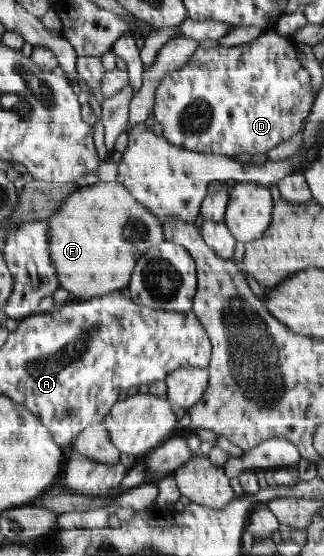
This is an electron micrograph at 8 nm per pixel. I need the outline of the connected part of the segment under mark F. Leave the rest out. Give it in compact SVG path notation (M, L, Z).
M118 180L113 182L99 181L97 183L78 187L70 196L65 198L65 204L57 214L49 219L51 232L51 264L57 267L57 275L61 281L61 288L73 293L75 301L102 297L113 291L127 287L135 272L137 263L151 247L166 240L164 225L161 219L139 203L131 191Z

